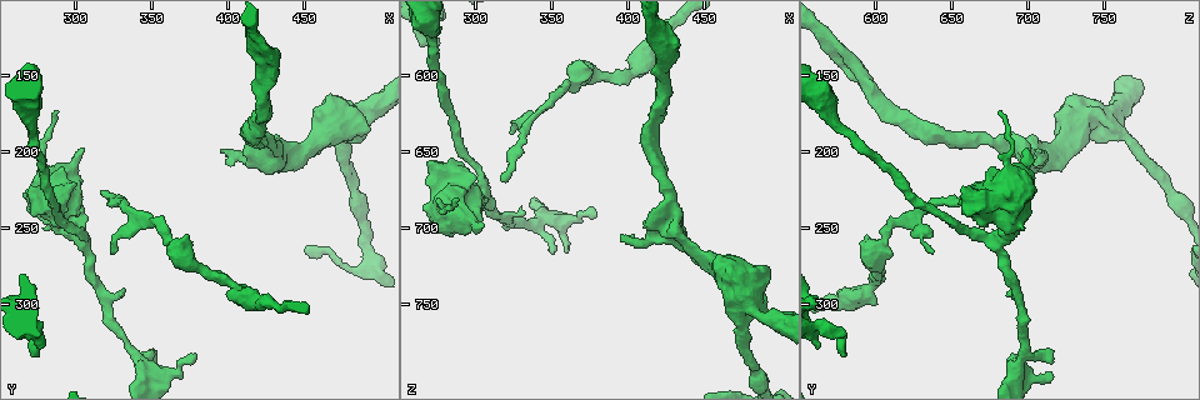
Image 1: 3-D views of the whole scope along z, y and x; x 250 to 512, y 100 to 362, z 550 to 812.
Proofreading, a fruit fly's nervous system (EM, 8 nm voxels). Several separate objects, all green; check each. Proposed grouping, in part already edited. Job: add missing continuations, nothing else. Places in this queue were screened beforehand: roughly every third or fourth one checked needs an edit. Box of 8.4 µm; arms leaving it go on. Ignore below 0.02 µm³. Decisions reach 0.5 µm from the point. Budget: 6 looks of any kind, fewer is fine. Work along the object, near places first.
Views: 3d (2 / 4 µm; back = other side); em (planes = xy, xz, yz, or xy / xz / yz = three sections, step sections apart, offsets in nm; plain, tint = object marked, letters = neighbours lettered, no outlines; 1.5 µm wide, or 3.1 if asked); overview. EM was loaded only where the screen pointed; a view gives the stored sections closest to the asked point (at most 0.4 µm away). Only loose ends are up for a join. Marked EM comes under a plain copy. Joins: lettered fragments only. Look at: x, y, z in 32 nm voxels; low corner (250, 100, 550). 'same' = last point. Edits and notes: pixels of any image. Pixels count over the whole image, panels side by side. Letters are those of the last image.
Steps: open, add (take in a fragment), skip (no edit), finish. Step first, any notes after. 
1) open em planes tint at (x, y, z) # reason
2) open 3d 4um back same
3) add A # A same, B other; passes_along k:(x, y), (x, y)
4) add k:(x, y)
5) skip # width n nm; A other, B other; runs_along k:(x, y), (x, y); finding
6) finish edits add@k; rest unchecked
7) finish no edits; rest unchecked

open em planes letters at (320, 226, 668) # an open end

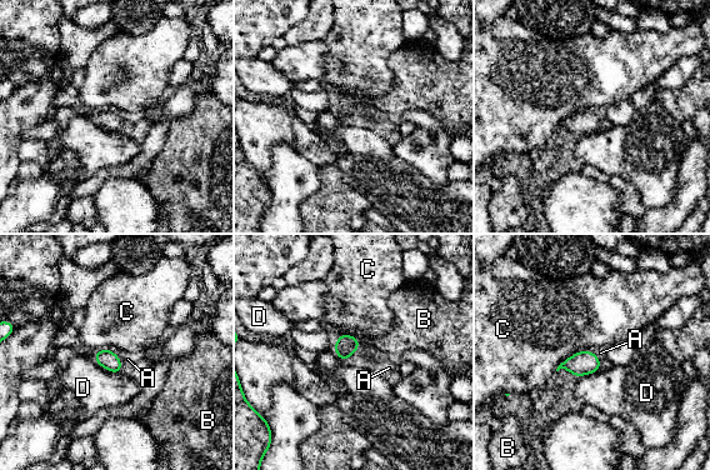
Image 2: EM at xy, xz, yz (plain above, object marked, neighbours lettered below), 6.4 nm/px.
add A # A same, B other, C other, D other; passes_along 2:(106, 359), (120, 360), (128, 359); the cell continues

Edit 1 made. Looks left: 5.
open 3d 4um at (276, 250, 696) # stops while still wide

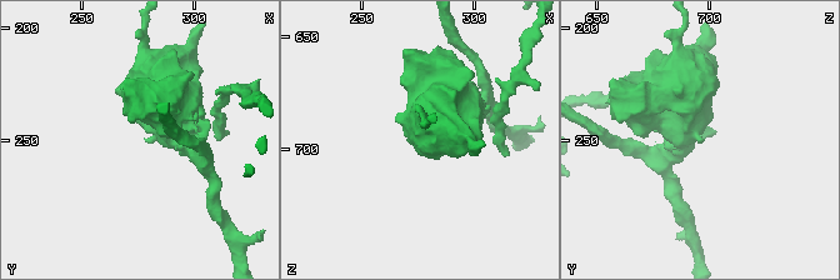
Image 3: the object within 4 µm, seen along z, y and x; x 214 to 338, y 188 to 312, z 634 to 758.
open em xz step 8 letters at (278, 249, 697) # need the tissue

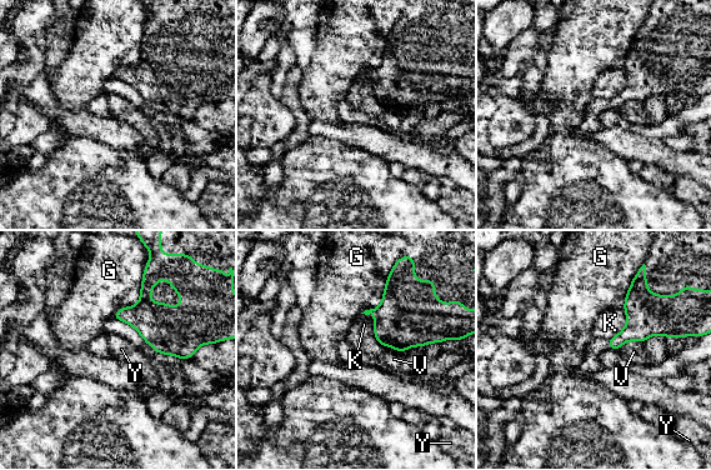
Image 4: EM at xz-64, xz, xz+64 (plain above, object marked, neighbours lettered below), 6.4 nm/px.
open em planes letters same # cut it another way

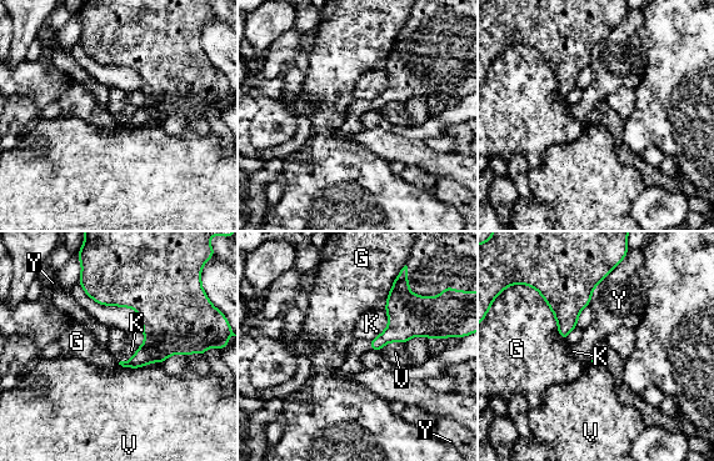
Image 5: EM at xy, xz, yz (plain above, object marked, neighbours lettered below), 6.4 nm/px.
skip # G other, K other, V other, Y other; border 5:(161, 362), (136, 367), (119, 365); no lettered fragment goes on from it

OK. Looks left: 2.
open 3d 4um back at (394, 198, 704) # an open end

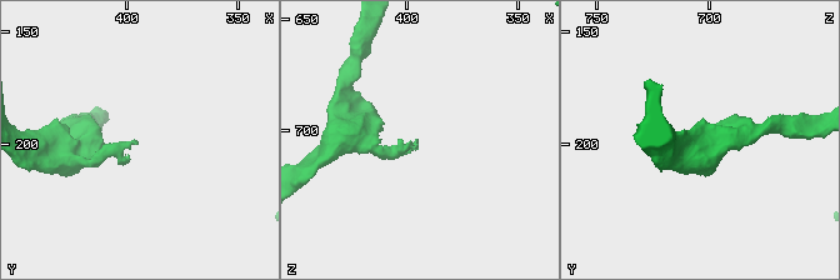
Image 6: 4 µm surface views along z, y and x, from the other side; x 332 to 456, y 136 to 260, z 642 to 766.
open em xy step 8 letters at (395, 199, 705)

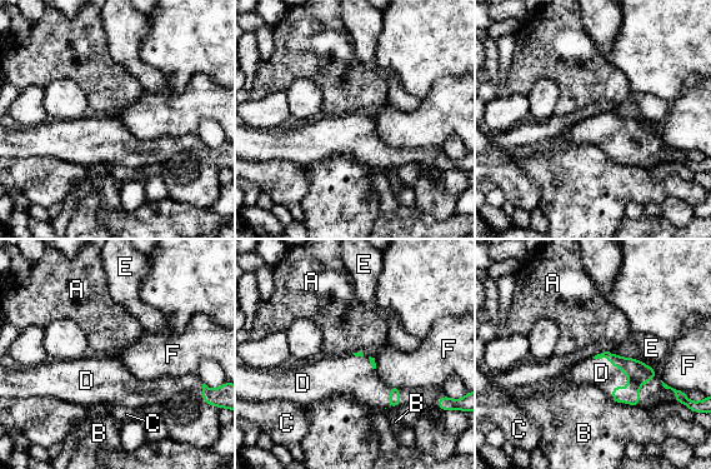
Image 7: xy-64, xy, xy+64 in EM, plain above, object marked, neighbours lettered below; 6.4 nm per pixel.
add D # longest_contact D 320 nm; A other, B other, C other, D same, E other, F other; passes_along 7:(637, 373), (615, 365), (601, 373); the cell continues

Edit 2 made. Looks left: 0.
finish edits add@2, add@7; rest unchecked

